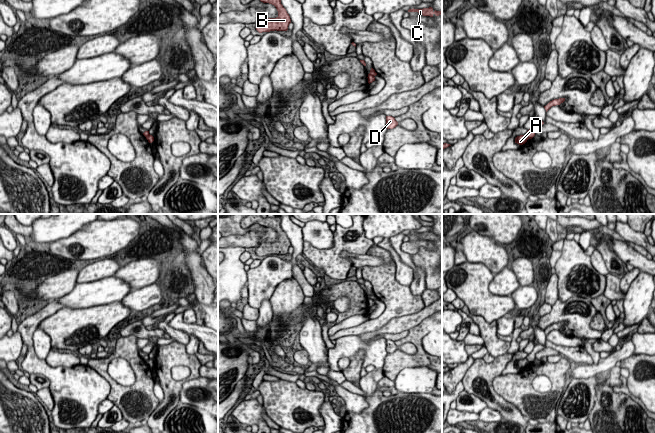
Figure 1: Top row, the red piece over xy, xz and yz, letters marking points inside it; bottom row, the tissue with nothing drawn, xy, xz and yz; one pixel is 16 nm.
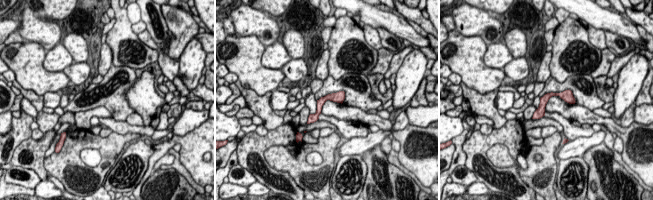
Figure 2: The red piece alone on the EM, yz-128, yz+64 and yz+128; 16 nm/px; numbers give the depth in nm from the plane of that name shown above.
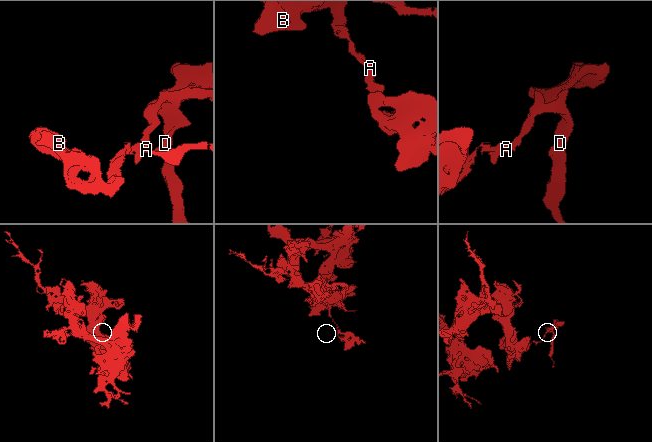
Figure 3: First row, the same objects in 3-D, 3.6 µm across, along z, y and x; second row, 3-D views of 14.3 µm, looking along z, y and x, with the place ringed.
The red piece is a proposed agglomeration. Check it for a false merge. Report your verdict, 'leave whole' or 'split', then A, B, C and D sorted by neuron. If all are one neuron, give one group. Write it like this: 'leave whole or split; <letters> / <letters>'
split; A B C / D

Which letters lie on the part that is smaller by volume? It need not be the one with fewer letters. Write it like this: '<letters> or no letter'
D

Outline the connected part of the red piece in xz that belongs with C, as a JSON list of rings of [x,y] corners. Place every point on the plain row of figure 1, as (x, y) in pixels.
[[[432,231],[429,232],[423,232],[423,233],[409,233],[408,236],[418,236],[419,238],[422,238],[423,240],[430,240],[433,241],[435,238],[436,240],[442,239],[441,235],[434,235]]]

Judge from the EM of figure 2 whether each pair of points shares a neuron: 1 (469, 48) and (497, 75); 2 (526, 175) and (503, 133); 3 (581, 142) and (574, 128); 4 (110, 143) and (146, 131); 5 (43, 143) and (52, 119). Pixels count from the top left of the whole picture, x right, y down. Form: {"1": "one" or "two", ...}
{"1": "one", "2": "two", "3": "two", "4": "two", "5": "two"}

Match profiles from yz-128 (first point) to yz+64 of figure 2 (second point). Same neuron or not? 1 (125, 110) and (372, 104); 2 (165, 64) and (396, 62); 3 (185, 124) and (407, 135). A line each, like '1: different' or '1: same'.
1: same
2: different
3: different

